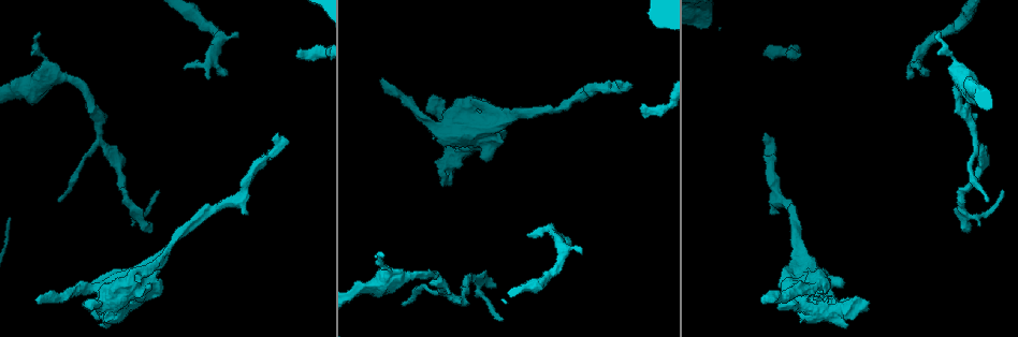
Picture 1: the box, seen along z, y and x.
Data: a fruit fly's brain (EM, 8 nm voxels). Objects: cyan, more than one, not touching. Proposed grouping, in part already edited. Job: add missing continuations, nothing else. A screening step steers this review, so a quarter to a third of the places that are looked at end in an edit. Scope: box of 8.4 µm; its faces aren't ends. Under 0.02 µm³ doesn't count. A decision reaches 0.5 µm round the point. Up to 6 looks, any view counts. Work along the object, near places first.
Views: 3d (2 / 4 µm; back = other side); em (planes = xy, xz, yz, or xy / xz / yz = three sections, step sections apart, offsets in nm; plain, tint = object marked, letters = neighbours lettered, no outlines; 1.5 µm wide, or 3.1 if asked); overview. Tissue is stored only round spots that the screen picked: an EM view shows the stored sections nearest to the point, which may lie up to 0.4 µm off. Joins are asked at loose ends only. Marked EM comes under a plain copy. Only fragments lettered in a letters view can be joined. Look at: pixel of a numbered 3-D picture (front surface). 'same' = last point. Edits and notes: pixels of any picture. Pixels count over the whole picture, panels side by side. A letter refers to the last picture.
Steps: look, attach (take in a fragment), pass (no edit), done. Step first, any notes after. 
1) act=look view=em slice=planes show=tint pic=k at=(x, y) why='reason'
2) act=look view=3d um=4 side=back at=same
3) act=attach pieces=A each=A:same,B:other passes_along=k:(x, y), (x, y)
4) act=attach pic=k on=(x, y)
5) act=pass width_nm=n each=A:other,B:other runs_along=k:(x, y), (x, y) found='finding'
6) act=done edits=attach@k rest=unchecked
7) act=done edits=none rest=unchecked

act=look view=em slice=xz step=4 show=letters pic=1 at=(237, 33) why='branch stops here'

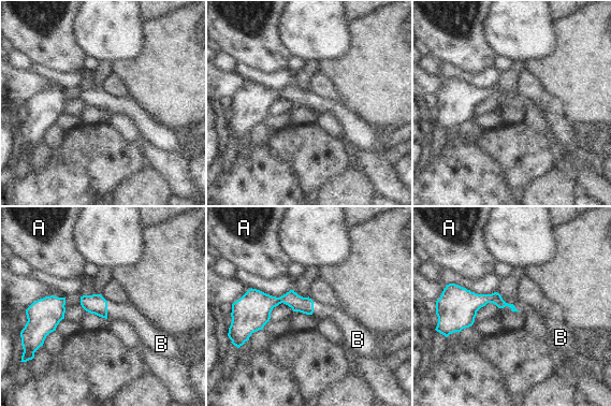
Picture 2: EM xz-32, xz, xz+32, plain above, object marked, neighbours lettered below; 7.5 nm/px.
act=look view=em slice=planes show=letters at=same why='another direction'

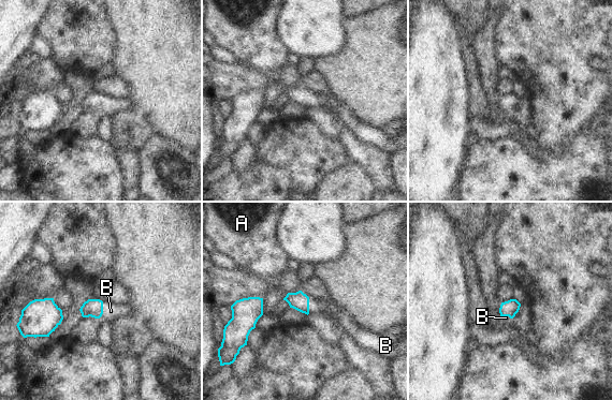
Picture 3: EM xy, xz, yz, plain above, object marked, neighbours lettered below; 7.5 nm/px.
act=attach pieces=B each=A:other,B:same passes_along=3:(93, 308), (102, 310), (111, 311) found='the neuron continues'

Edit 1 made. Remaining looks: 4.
act=look view=em slice=yz step=8 show=tint pic=1 at=(298, 53) why='end of a long branch'

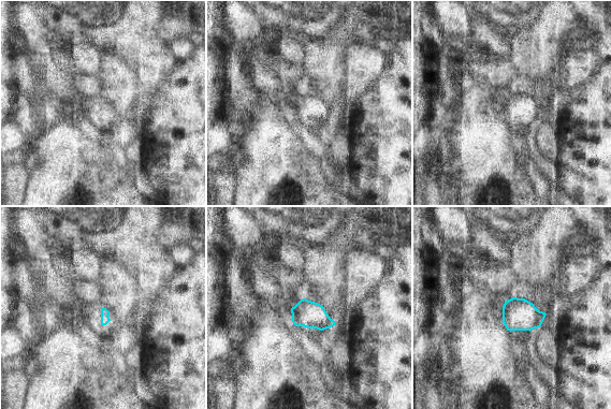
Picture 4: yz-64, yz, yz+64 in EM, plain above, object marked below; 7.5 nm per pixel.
act=look view=em slice=yz step=8 show=letters at=same

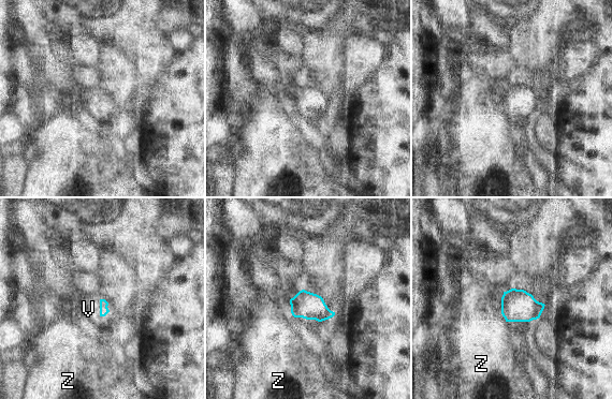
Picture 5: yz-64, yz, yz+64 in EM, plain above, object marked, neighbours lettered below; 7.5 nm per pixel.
act=attach pieces=V each=V:same,Z:other passes_along=5:(104, 310), (100, 308), (88, 309) found='the neuron continues'

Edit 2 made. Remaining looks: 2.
act=look view=3d um=4 side=back pic=1 at=(987, 201) why='tapers out'

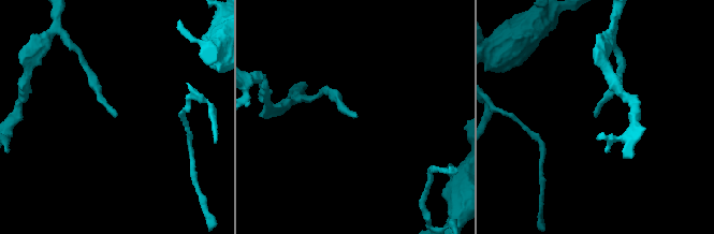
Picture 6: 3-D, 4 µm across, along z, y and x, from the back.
act=look view=em slice=planes show=letters pic=6 at=(115, 116)

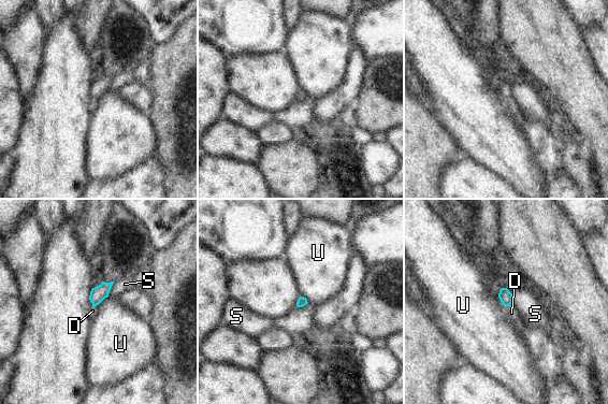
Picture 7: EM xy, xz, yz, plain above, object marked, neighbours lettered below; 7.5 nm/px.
act=attach pieces=D width_nm=70 longest_contact=S:130nm each=D:same,S:other,U:other found='it goes on there'

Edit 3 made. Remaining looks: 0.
act=done edits=attach@3,attach@5,attach@7 rest=unchecked

